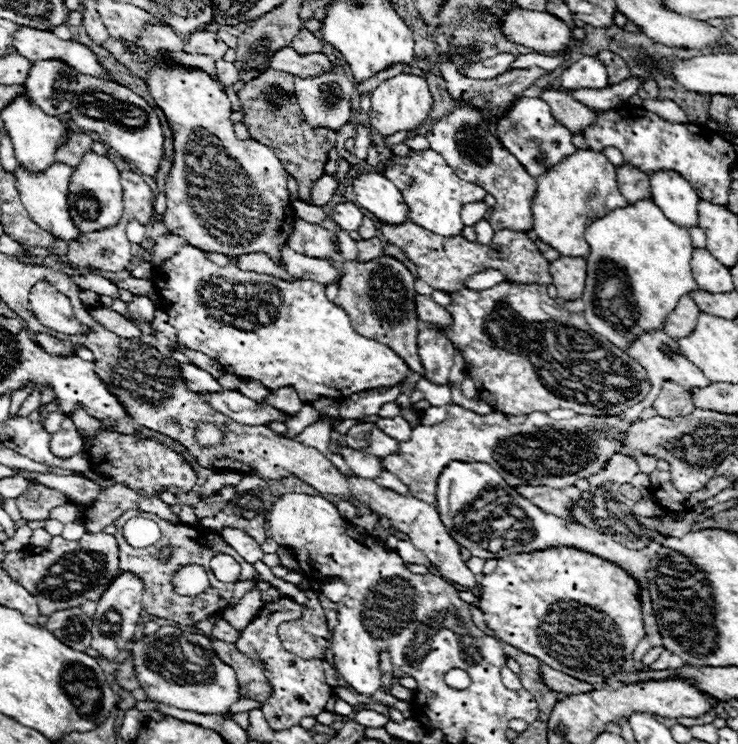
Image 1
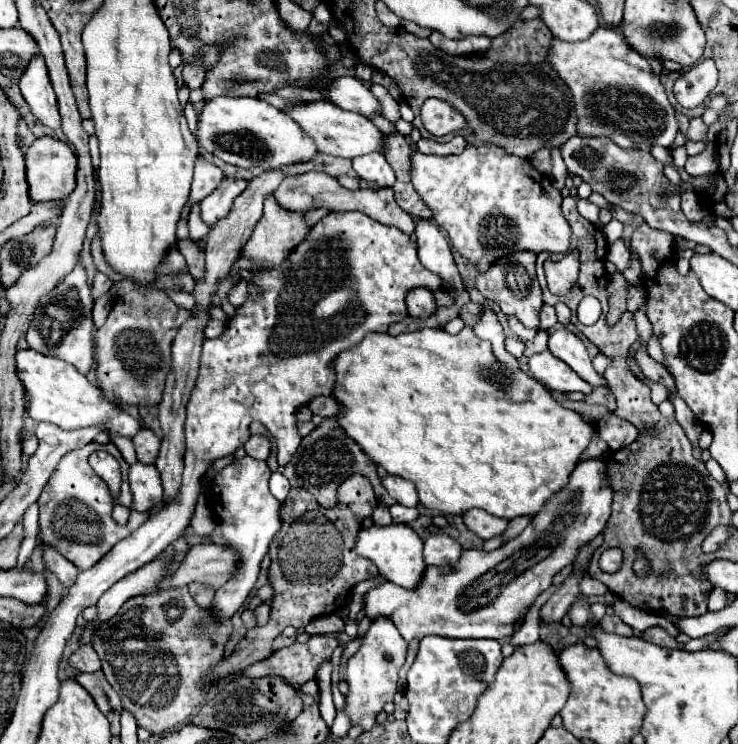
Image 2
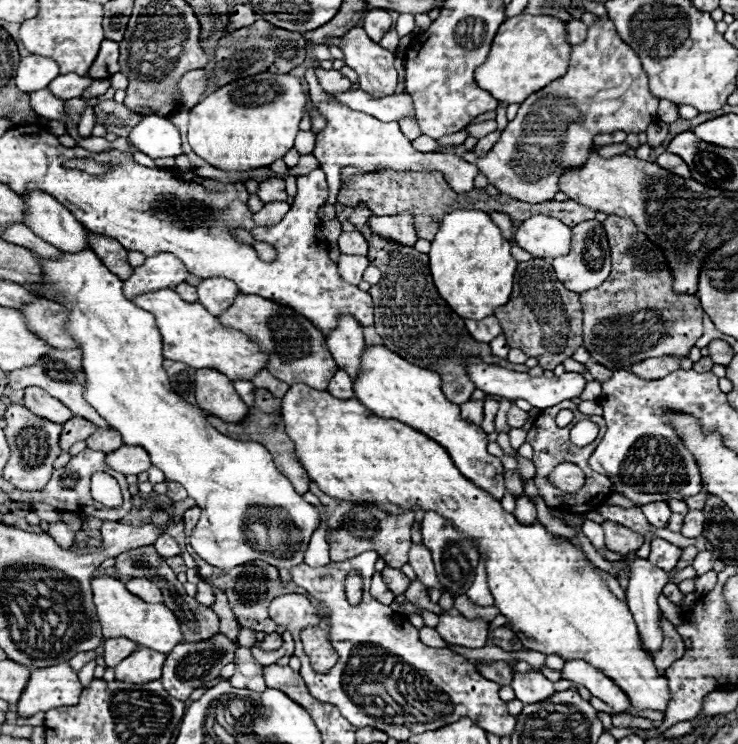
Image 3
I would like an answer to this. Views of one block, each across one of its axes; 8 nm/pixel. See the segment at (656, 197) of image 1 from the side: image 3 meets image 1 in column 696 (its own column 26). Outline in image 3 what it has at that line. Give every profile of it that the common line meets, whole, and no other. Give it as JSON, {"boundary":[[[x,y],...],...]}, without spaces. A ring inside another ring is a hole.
{"boundary":[[[28,192],[22,198],[26,202],[26,226],[36,236],[62,252],[80,252],[82,248],[90,248],[88,228],[52,196],[44,192]]]}

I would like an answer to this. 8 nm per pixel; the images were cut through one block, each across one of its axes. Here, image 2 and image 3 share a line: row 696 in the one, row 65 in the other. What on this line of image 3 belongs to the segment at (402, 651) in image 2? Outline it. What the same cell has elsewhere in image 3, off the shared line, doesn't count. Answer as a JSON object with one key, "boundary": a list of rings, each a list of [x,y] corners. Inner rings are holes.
{"boundary":[[[360,26],[350,28],[350,32],[346,32],[346,36],[340,36],[340,40],[342,40],[340,50],[344,52],[344,62],[346,62],[346,66],[350,66],[352,70],[358,72],[360,88],[364,92],[370,92],[374,98],[382,98],[382,96],[394,94],[394,88],[396,88],[394,54],[388,52],[388,50],[384,50],[380,44],[372,42]]]}

